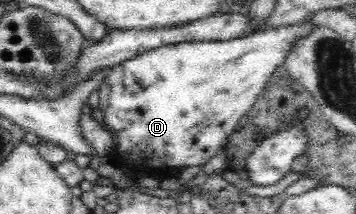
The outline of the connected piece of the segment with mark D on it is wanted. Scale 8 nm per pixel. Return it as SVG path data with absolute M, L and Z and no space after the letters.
M304 21L304 23L296 23L296 25L278 25L278 27L266 27L256 32L226 41L186 41L182 43L174 43L170 45L162 45L156 49L146 49L132 59L124 60L122 63L113 65L106 72L104 82L100 85L98 91L99 109L105 116L105 123L117 139L116 146L113 149L112 156L115 164L119 167L130 167L133 176L156 176L161 179L178 167L192 167L192 165L204 166L210 158L218 155L218 151L224 149L228 143L229 137L239 124L243 115L256 103L258 95L264 90L267 82L271 79L272 73L280 65L284 65L285 57L293 50L294 44L303 37L309 36L310 32L316 29L316 25L312 22Z

